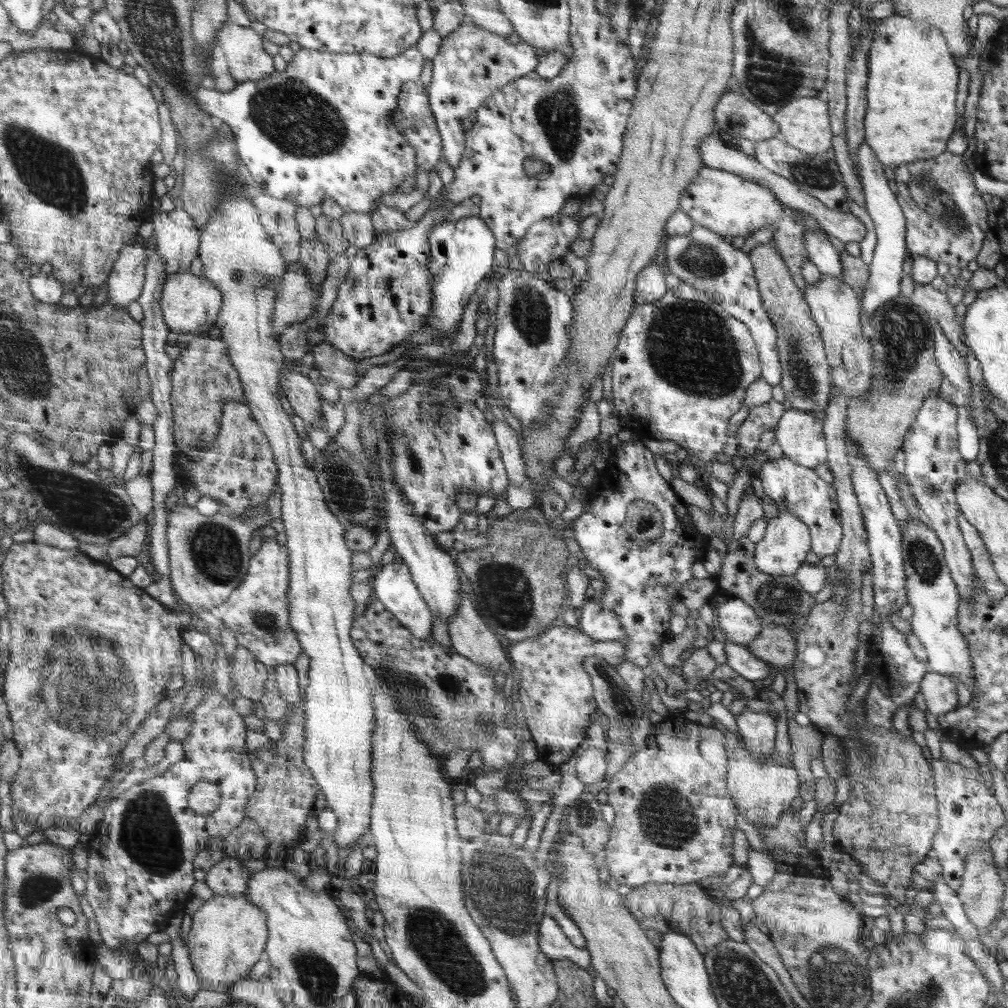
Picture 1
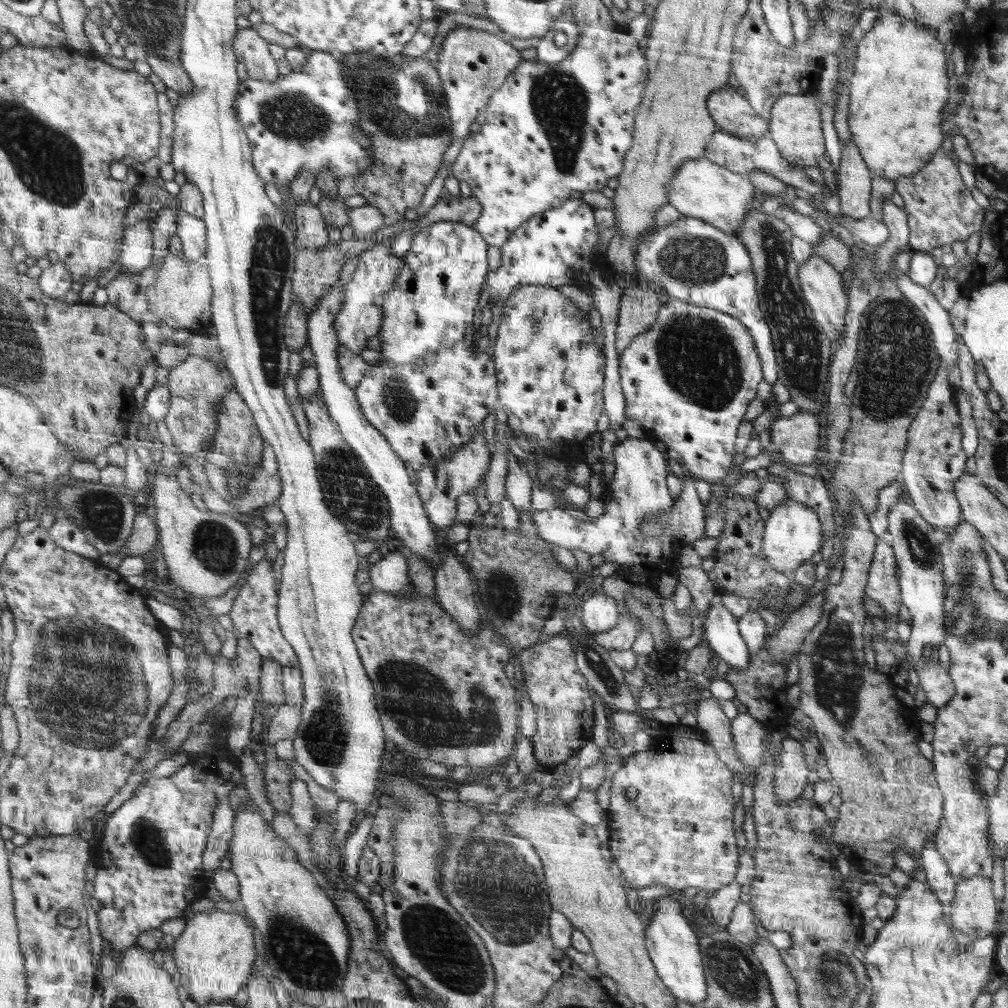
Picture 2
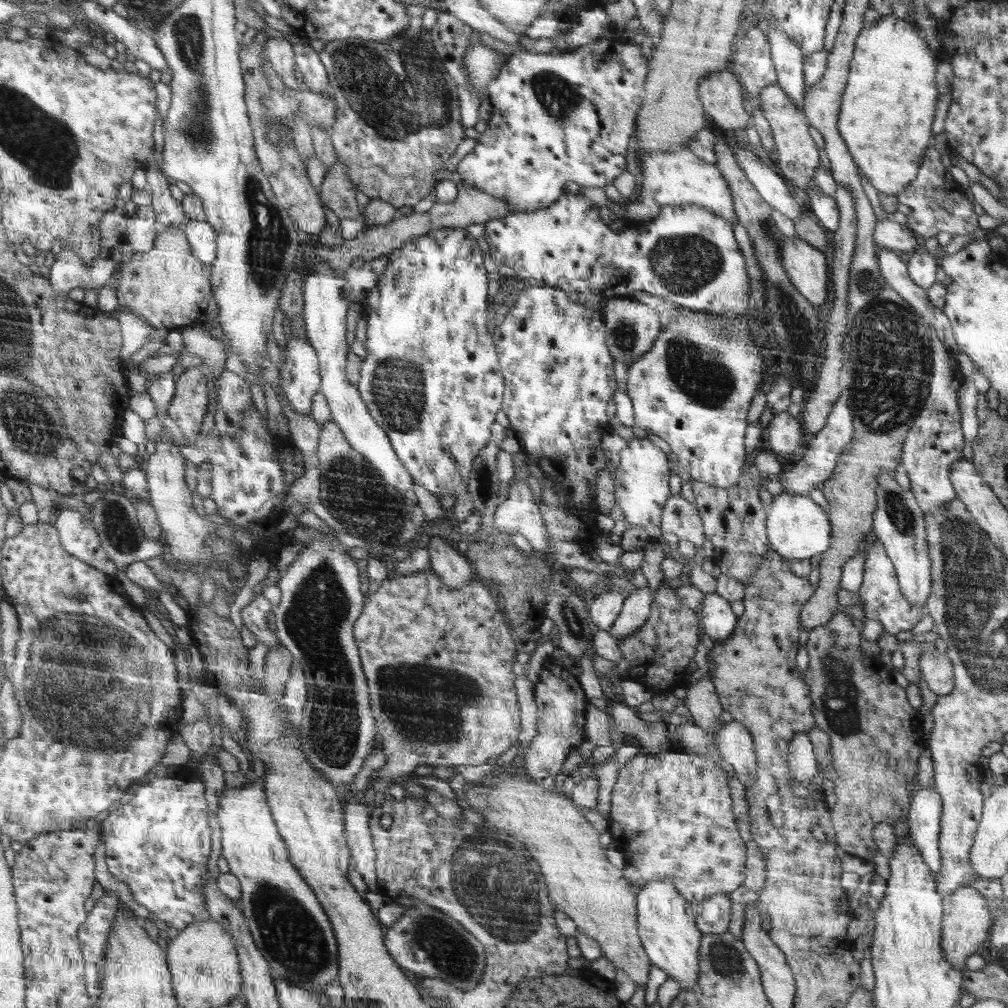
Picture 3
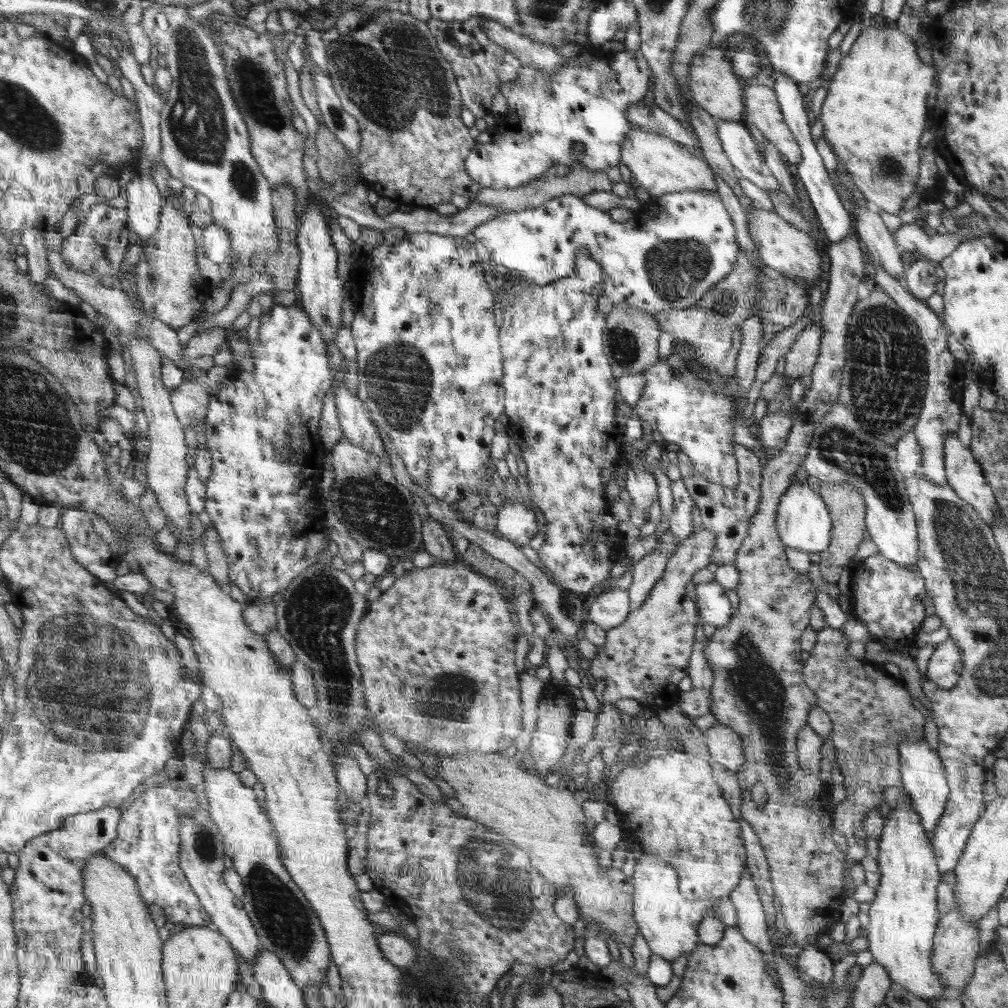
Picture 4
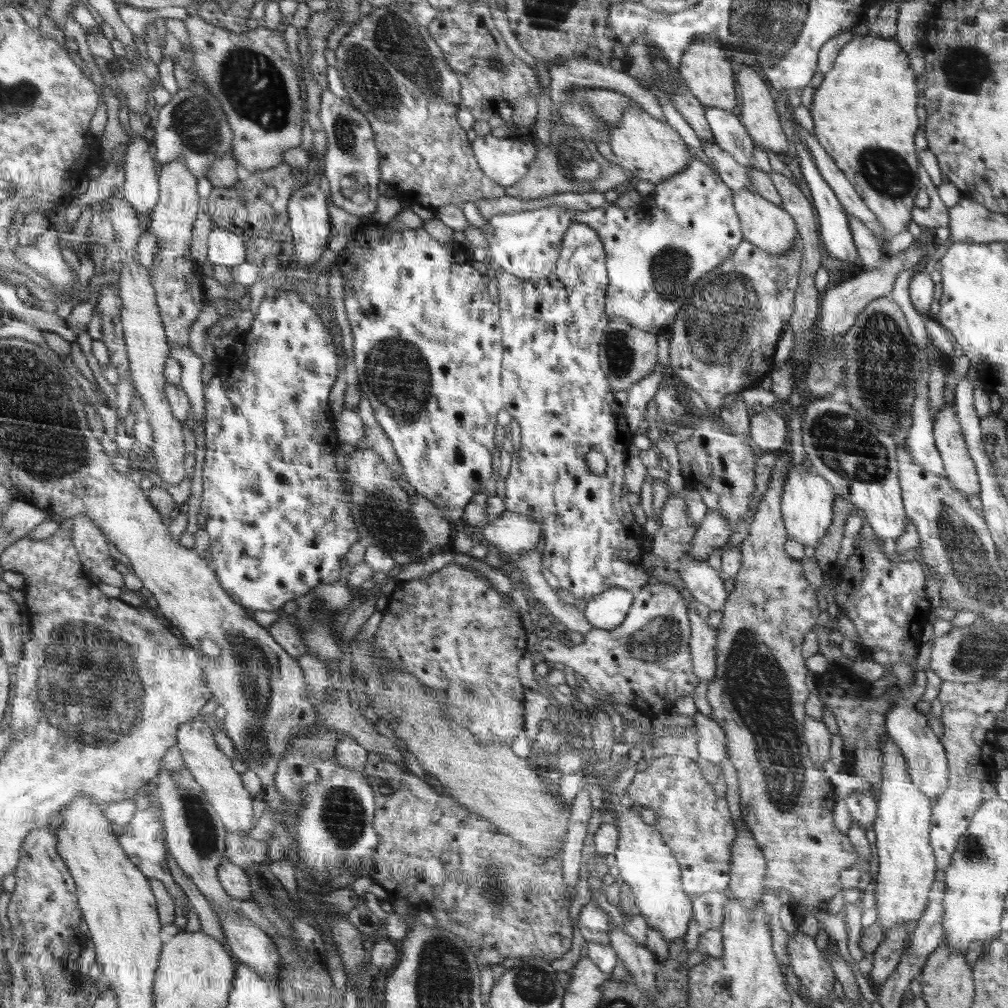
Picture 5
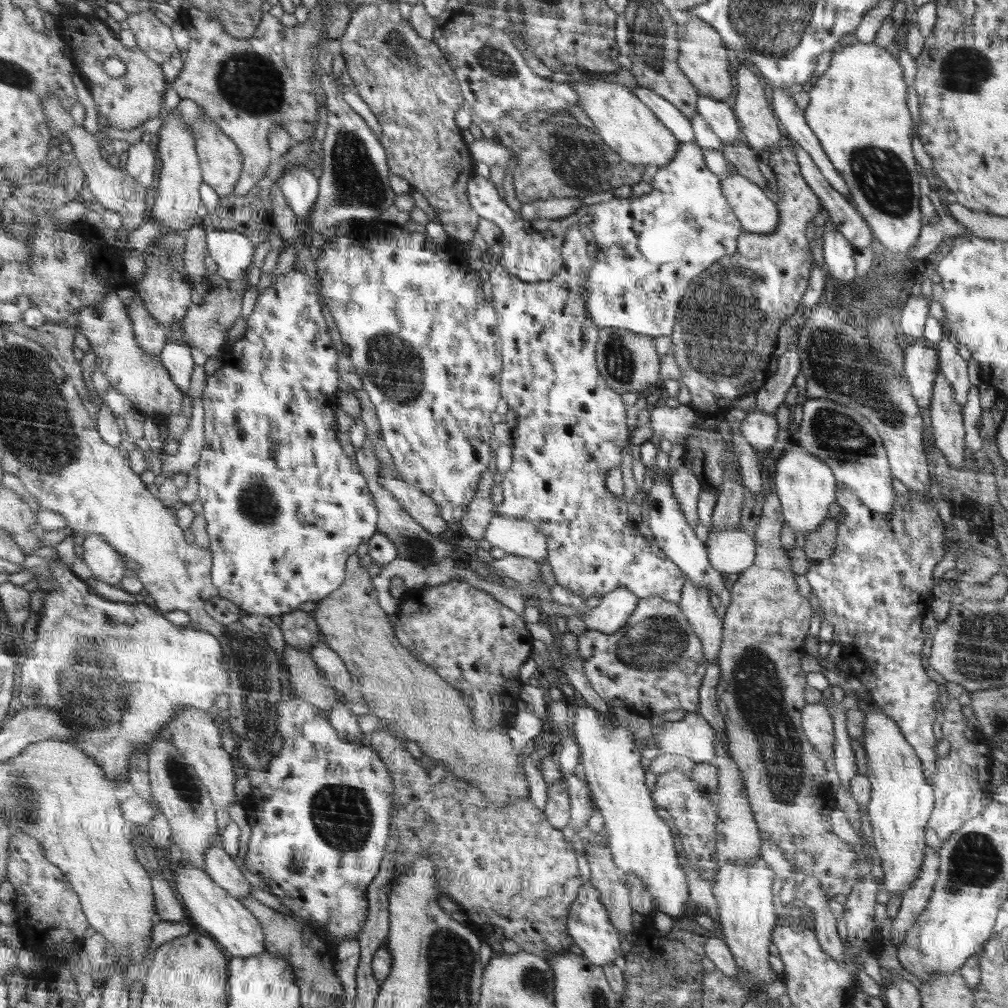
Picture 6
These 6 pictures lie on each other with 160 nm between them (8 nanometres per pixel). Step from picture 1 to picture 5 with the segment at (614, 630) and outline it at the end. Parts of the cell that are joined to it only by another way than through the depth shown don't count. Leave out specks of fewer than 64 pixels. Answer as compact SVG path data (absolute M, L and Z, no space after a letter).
M612 587L587 601L583 615L592 626L602 630L620 627L632 610L635 593L630 589Z

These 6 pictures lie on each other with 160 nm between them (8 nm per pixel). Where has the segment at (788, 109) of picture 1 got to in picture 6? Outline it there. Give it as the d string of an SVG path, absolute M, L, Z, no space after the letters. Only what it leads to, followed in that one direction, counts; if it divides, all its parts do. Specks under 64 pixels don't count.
M740 60L736 72L738 90L733 111L741 126L742 139L753 150L766 149L766 146L776 144L782 136L778 120L768 106L764 86L758 84L760 78L748 70L748 66L744 68Z

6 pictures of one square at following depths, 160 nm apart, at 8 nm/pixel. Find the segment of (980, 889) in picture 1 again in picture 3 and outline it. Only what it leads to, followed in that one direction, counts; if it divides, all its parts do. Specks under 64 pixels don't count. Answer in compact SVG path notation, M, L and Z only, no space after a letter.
M970 887L958 888L958 891L944 898L944 920L942 922L942 939L944 955L952 965L966 969L965 962L968 956L975 953L984 953L984 942L987 942L992 918L988 912L988 902L980 892Z

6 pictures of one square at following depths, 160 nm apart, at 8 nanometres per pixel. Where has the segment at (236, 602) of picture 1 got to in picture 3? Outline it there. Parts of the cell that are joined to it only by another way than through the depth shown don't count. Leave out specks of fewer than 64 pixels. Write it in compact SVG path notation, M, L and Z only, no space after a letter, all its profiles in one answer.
M254 593L253 598L241 610L244 627L248 627L248 630L251 630L252 634L257 636L257 642L264 643L267 648L280 647L281 643L276 638L276 635L268 629L268 623L266 622L271 611L274 612L274 608L276 607L262 594L258 595Z

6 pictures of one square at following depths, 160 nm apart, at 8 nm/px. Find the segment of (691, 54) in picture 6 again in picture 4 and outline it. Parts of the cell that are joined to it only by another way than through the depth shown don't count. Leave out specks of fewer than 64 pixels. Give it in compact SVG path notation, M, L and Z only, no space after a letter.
M722 50L702 51L693 60L693 66L689 73L693 82L690 92L693 92L694 100L706 112L709 112L716 120L738 121L744 112L745 102L742 100L742 86L738 78L734 76L730 62L724 58Z

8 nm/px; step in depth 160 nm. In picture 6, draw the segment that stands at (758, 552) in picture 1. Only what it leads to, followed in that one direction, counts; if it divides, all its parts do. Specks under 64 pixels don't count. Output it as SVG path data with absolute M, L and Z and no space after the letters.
M795 442L790 443L783 451L777 459L772 482L781 502L786 525L795 531L807 534L816 531L829 517L828 508L836 500L837 489L837 479L832 476L832 471L833 469L825 461Z

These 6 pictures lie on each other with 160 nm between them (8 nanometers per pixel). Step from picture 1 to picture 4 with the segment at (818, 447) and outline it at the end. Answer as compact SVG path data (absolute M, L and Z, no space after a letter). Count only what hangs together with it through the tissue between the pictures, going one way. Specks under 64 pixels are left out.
M785 412L769 413L760 419L760 432L758 440L764 443L764 450L779 451L786 444L786 439L792 429L792 420Z

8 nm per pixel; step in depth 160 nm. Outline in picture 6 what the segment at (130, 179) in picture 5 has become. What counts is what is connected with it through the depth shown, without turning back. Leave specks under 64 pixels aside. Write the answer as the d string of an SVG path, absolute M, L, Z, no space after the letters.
M140 141L131 145L124 163L127 171L148 189L158 185L159 172L156 166L159 160L154 148L148 142Z

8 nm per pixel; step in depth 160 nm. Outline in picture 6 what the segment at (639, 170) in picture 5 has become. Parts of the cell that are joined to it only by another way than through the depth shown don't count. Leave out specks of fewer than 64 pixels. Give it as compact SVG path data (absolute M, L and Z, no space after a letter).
M578 78L569 82L578 95L578 104L594 123L601 139L613 148L622 160L630 164L646 165L649 171L664 167L680 148L680 140L666 128L649 105L645 105L628 87L602 80L587 81Z

